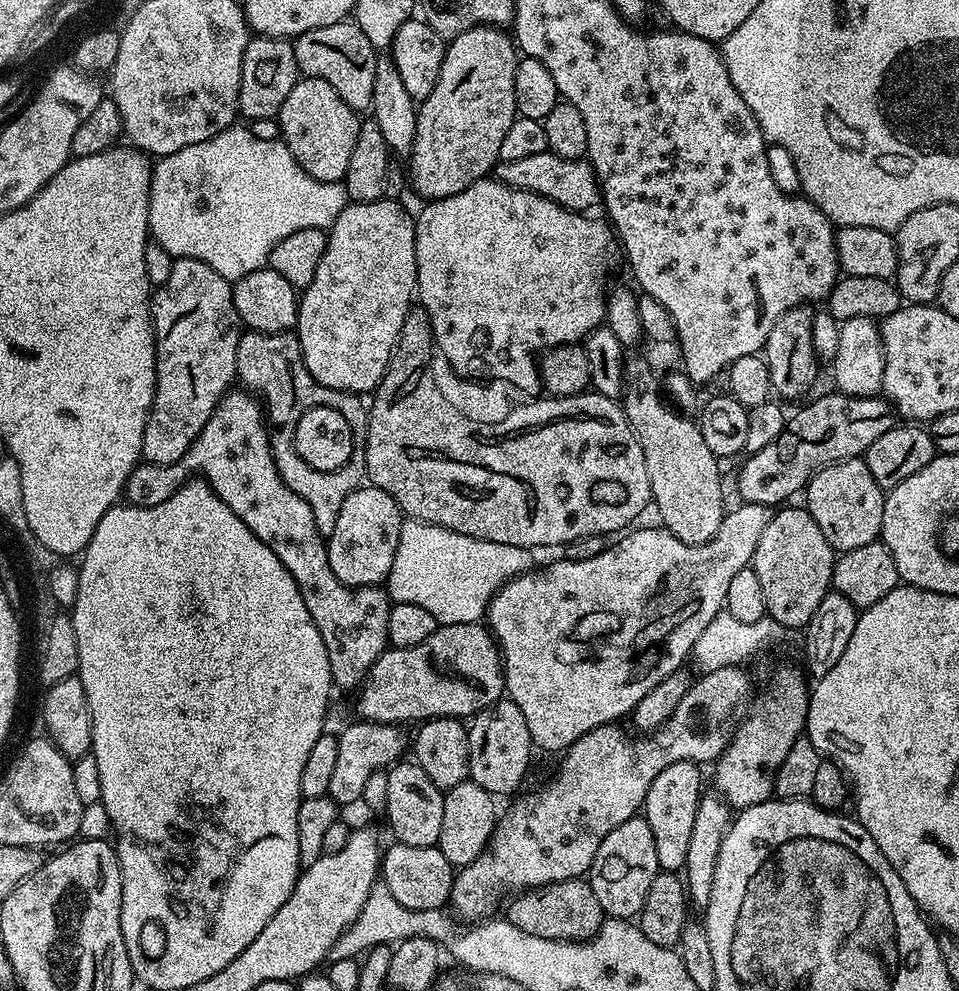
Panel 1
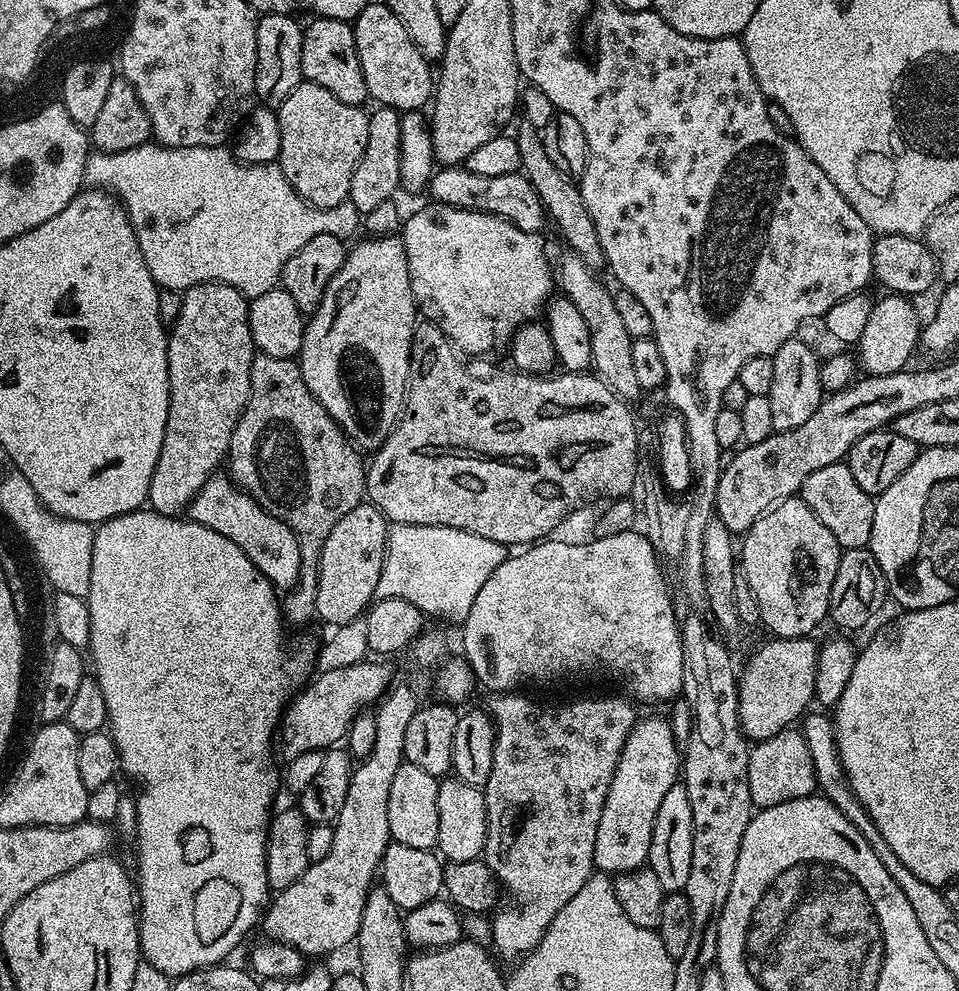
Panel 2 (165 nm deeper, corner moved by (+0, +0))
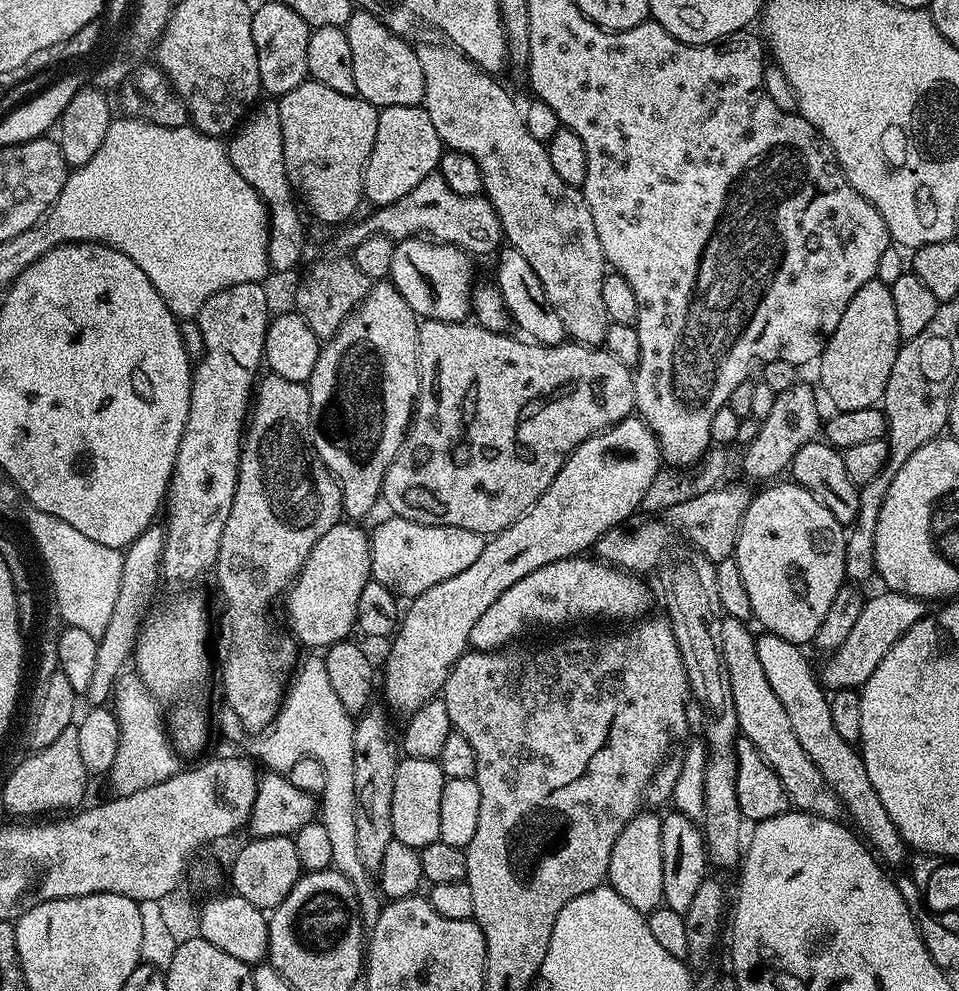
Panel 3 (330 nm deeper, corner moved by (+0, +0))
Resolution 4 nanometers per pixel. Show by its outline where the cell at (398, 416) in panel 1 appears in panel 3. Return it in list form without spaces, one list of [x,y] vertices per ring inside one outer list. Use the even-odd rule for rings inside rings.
[[[424,320],[419,325],[420,333],[418,334],[418,346],[420,347],[420,395],[416,398],[416,407],[412,417],[412,423],[409,427],[408,434],[404,438],[404,445],[398,450],[398,454],[394,458],[394,462],[390,462],[390,470],[386,470],[386,478],[384,479],[384,490],[382,493],[383,503],[388,503],[395,515],[402,517],[403,520],[413,520],[416,524],[429,524],[430,526],[446,526],[447,528],[461,528],[462,530],[470,530],[481,534],[495,534],[501,532],[504,528],[509,528],[523,512],[527,512],[537,498],[544,493],[550,486],[550,482],[558,474],[560,467],[564,465],[564,461],[568,459],[568,455],[580,445],[586,438],[590,438],[594,434],[604,432],[610,425],[616,424],[619,420],[625,420],[627,416],[633,415],[636,395],[634,394],[634,372],[633,369],[622,366],[622,362],[618,362],[618,358],[614,358],[614,354],[610,354],[603,347],[589,346],[587,344],[577,344],[575,342],[565,342],[563,344],[538,344],[529,342],[527,339],[519,338],[515,340],[512,334],[502,332],[491,332],[475,322],[446,322],[445,320]]]

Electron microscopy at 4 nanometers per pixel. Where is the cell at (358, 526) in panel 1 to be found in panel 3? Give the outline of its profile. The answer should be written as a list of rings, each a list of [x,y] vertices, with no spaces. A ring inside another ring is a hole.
[[[341,522],[326,530],[326,534],[318,538],[314,550],[310,550],[310,558],[306,558],[302,570],[297,574],[296,583],[286,593],[289,624],[287,627],[303,647],[305,644],[306,647],[312,648],[308,650],[327,650],[334,643],[347,641],[356,628],[358,598],[362,594],[362,589],[372,579],[372,559],[370,558],[372,541],[369,533],[363,532],[360,527],[361,525],[356,522]]]

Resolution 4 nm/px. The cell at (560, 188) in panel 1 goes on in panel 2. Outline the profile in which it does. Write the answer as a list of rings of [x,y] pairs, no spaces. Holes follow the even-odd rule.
[[[444,166],[432,173],[427,191],[432,192],[431,199],[438,204],[449,204],[455,208],[465,208],[475,212],[493,212],[511,220],[512,225],[527,232],[537,234],[545,230],[546,213],[534,186],[520,172],[498,174],[496,178],[485,178],[483,174],[474,174],[467,166]]]

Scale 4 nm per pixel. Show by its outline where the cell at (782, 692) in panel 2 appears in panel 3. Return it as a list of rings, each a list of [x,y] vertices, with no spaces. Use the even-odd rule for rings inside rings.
[[[880,590],[877,596],[869,595],[864,602],[862,614],[858,614],[858,622],[854,622],[854,630],[846,637],[846,642],[831,653],[832,656],[824,664],[824,669],[819,669],[818,676],[823,687],[828,690],[838,688],[864,687],[864,684],[878,670],[878,662],[886,658],[890,646],[910,630],[926,614],[926,604],[923,600],[915,600],[904,592],[889,592]]]

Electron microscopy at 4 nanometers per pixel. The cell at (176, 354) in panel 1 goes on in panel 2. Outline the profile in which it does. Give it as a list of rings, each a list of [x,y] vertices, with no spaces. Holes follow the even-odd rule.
[[[206,282],[188,289],[182,298],[182,310],[178,318],[171,321],[168,332],[168,381],[170,382],[170,398],[168,399],[168,417],[166,418],[166,434],[162,438],[162,454],[158,454],[158,462],[154,466],[154,474],[150,478],[150,490],[148,491],[147,503],[151,511],[161,512],[167,516],[174,516],[184,511],[191,505],[192,499],[200,493],[202,486],[211,476],[217,475],[219,464],[225,463],[228,455],[228,447],[232,441],[232,435],[236,424],[240,420],[242,410],[250,398],[250,366],[252,359],[257,356],[256,344],[252,340],[250,322],[248,321],[249,301],[234,286],[229,284],[215,284]]]

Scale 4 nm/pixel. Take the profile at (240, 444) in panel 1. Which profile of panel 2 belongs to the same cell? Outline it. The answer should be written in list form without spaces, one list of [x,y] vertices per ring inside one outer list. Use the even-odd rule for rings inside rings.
[[[227,475],[211,476],[190,505],[191,519],[210,530],[218,530],[234,546],[238,546],[258,566],[258,570],[277,590],[291,590],[300,581],[302,554],[294,530],[286,522],[272,516],[250,495],[236,485]]]

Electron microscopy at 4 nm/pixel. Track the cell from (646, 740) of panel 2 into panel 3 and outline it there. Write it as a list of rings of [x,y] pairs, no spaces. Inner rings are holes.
[[[642,810],[618,834],[614,850],[610,850],[607,887],[613,888],[634,910],[642,914],[654,911],[664,904],[664,879],[662,878],[662,826],[655,811]]]

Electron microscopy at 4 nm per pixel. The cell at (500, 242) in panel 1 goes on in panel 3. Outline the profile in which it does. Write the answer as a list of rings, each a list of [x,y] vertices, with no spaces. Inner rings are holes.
[[[431,238],[401,240],[393,250],[390,283],[398,290],[398,294],[402,294],[402,298],[406,298],[410,310],[414,310],[417,317],[424,320],[445,320],[446,322],[458,320],[464,322],[469,319],[472,311],[472,290],[474,287],[472,264],[474,264],[473,257],[460,248],[455,248],[452,244],[442,244]]]

